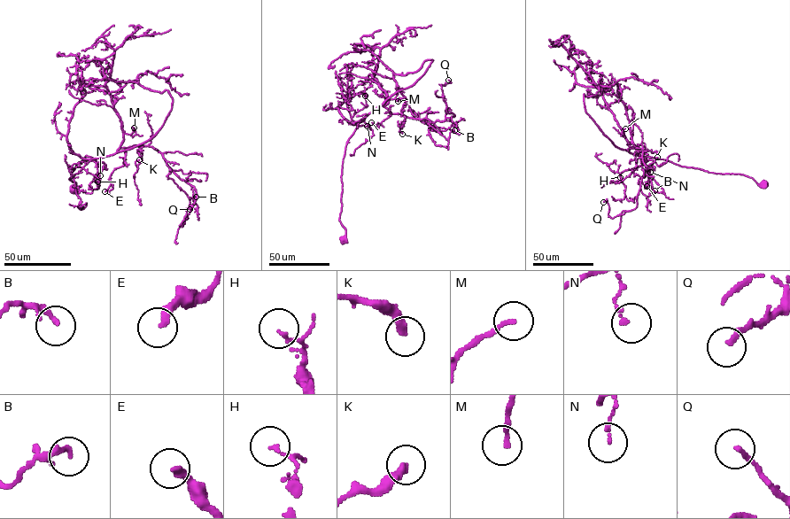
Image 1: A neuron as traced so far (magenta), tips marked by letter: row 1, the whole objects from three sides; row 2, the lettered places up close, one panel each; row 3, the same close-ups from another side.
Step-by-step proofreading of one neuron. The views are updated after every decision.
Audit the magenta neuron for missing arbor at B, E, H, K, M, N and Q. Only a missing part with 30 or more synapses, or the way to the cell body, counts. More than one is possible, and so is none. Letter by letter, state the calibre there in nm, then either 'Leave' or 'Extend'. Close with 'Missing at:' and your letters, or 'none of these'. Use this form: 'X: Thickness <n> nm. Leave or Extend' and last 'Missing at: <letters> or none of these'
B: Thickness 150 nm. Leave
E: Thickness 280 nm. Leave
H: Thickness 70 nm. Leave
K: Thickness 280 nm. Leave
M: Thickness 180 nm. Leave
N: Thickness 130 nm. Leave
Q: Thickness 200 nm. Leave
Missing at: none of these

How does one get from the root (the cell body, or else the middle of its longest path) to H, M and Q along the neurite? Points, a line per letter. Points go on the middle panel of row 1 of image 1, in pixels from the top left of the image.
H: (343, 239), (345, 229), (339, 220), (343, 158), (347, 142), (358, 126), (352, 117), (367, 106), (365, 96)
M: (343, 239), (345, 229), (339, 216), (342, 165), (347, 142), (357, 125), (378, 106), (399, 97), (398, 101)
Q: (343, 239), (342, 165), (357, 125), (381, 105), (432, 122), (454, 116), (446, 111), (441, 89), (448, 80)

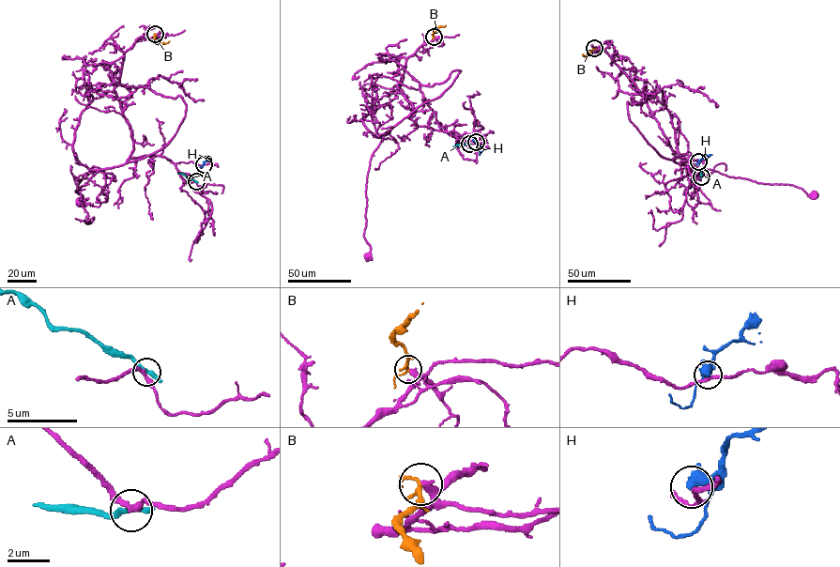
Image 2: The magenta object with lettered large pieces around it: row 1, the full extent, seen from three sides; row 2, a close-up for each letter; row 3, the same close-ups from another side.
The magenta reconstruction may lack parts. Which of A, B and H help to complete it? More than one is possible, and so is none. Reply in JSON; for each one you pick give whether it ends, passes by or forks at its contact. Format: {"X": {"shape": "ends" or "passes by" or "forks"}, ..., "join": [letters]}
{"B": {"shape": "passes by"}, "join": ["B"]}

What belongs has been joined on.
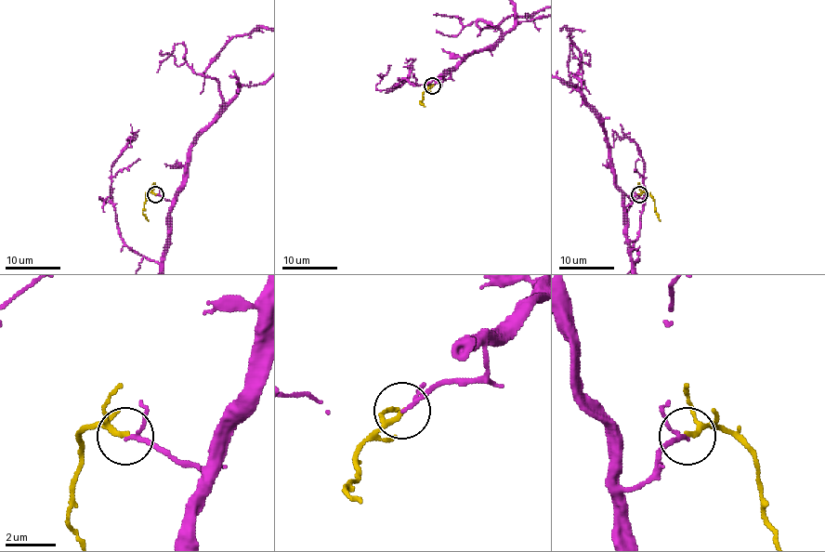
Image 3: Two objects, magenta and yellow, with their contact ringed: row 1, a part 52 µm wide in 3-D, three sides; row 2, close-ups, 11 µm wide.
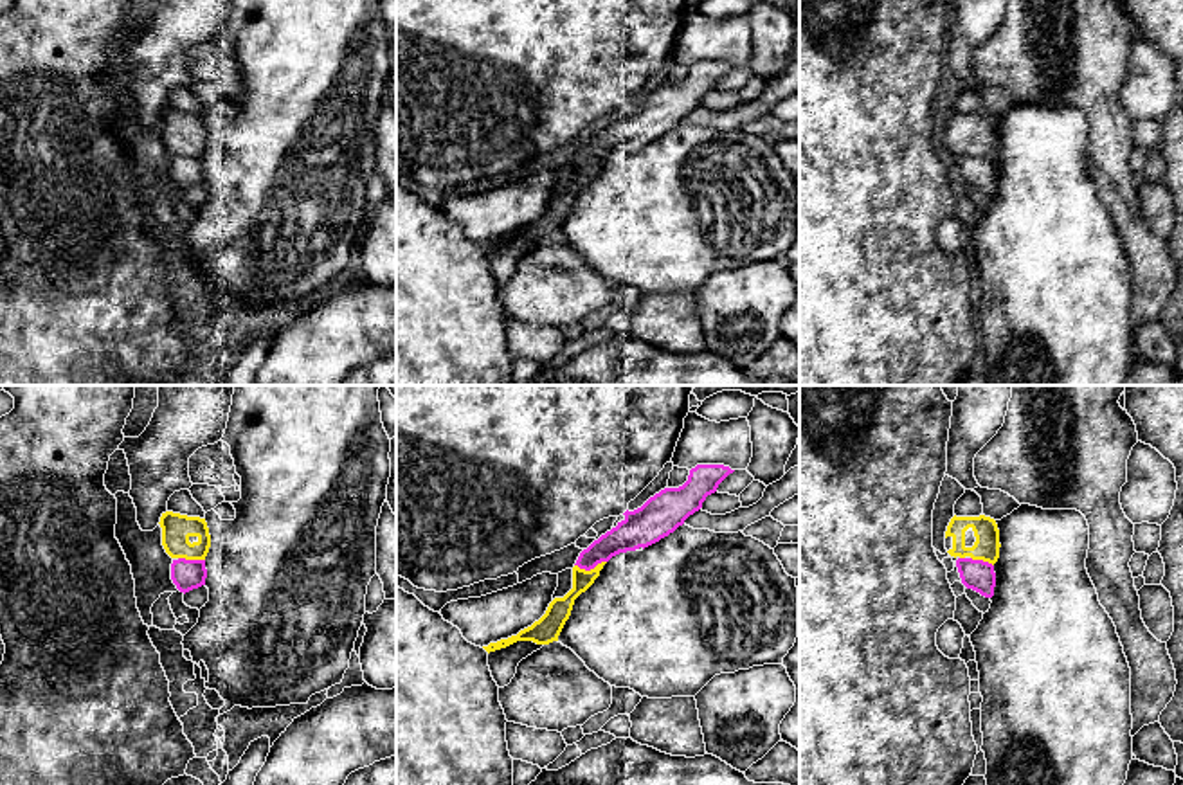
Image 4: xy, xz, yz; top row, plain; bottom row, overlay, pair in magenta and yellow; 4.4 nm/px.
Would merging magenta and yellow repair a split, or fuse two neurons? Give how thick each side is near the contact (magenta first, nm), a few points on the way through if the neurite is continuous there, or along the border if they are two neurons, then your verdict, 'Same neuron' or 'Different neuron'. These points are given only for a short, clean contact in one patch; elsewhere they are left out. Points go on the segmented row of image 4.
Thickness 140 nm (magenta) against 110 nm. Path across: xz (631, 533), (614, 541), (589, 569), (577, 591), (559, 611). Same neuron

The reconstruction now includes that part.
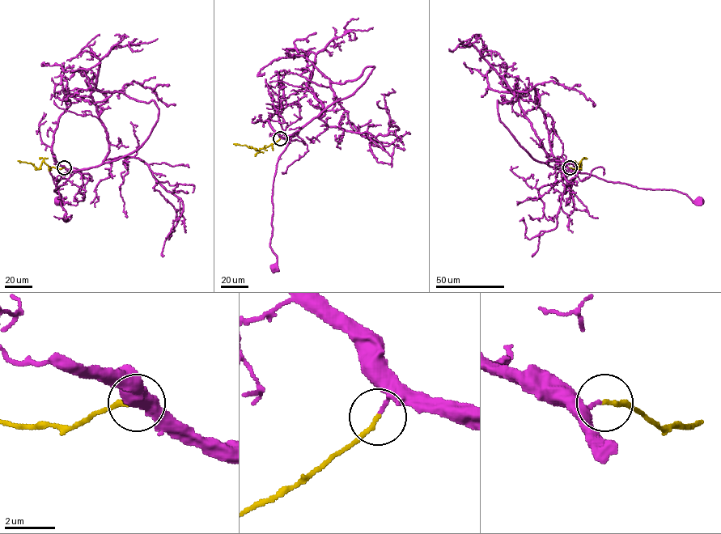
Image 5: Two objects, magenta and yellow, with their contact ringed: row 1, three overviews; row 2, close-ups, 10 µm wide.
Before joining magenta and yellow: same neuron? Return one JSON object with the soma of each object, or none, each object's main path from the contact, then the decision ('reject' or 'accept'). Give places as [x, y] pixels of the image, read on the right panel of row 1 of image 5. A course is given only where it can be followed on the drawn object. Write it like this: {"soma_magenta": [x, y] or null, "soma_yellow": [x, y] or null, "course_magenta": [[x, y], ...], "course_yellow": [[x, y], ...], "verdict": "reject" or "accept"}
{"soma_magenta": [698, 202], "soma_yellow": null, "course_magenta": [[570, 167], [570, 170], [607, 181], [626, 183], [638, 188], [676, 190], [698, 202]], "course_yellow": [[570, 167], [578, 167], [581, 161], [579, 169], [574, 161]], "verdict": "accept"}

